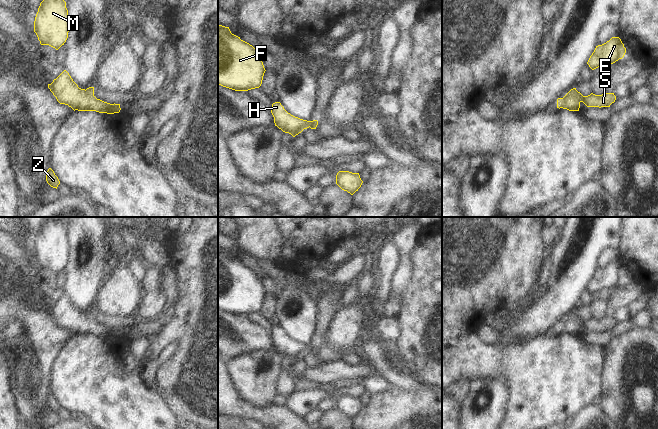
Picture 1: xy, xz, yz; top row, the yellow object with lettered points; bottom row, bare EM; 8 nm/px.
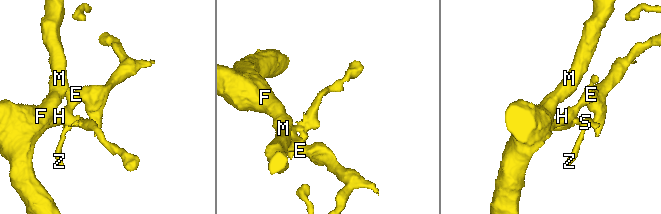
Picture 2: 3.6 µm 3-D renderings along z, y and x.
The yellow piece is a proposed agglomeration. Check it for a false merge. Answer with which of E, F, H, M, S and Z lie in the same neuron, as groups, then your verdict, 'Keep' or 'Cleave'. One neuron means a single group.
Groups: E F H M / S Z. Cleave

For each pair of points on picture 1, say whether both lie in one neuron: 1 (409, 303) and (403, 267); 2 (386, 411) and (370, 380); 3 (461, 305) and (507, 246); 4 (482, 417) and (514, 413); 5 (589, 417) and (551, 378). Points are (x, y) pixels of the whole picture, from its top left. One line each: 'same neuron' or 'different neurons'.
1: different neurons
2: different neurons
3: same neuron
4: different neurons
5: different neurons

